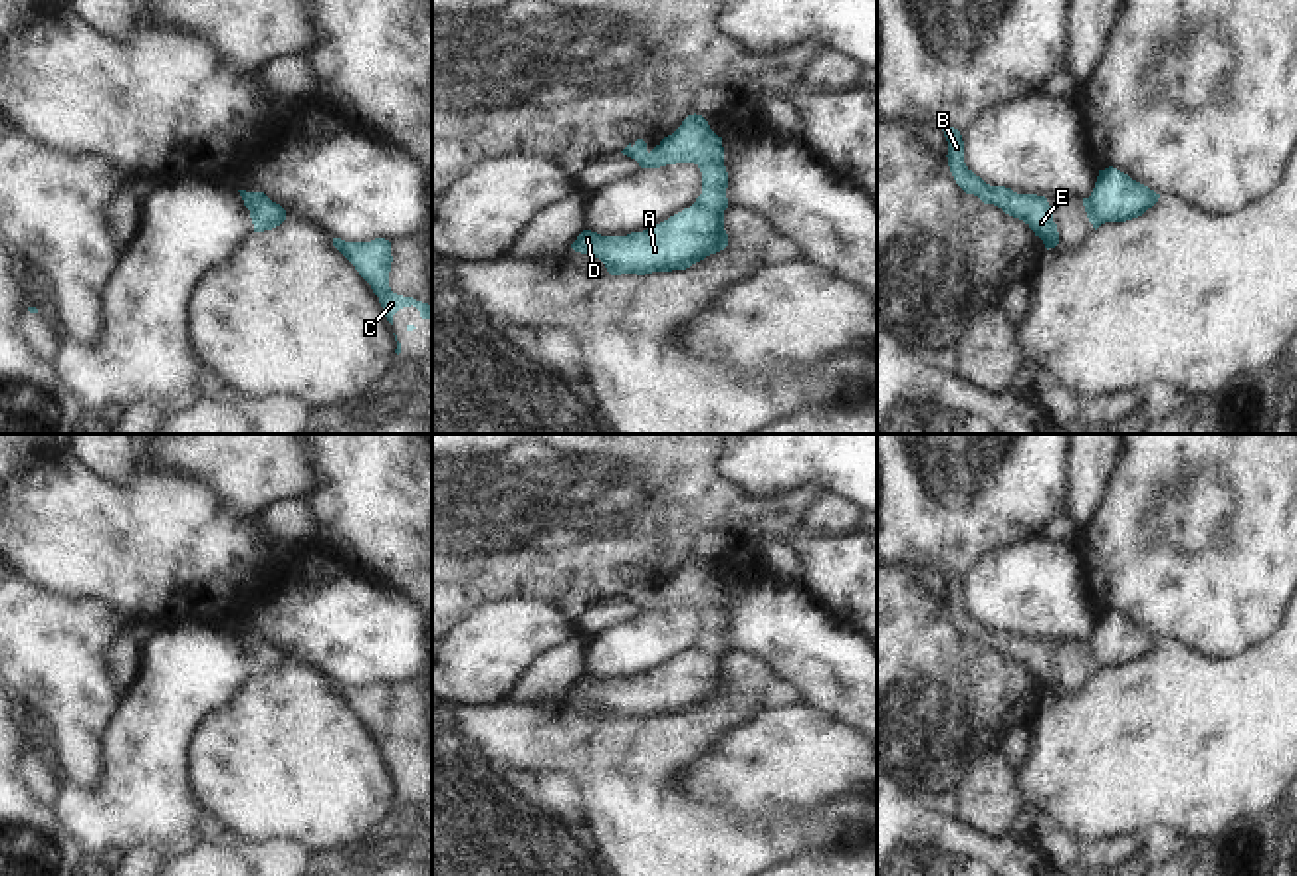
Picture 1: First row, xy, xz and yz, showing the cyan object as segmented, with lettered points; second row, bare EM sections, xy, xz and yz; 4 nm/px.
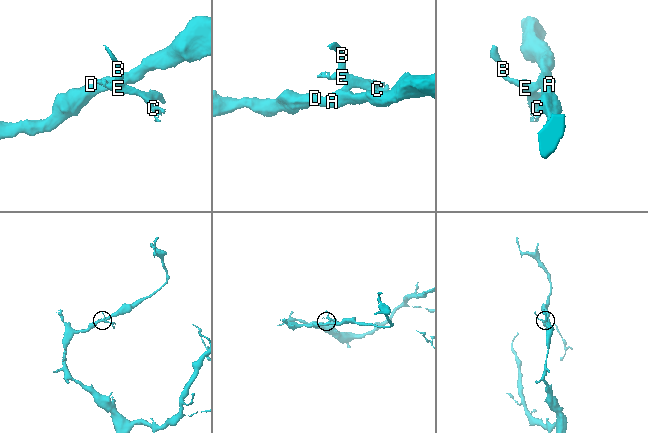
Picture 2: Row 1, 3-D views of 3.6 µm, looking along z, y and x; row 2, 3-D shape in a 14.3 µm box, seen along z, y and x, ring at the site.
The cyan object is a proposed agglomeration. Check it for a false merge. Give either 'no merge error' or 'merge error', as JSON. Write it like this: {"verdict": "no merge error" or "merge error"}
{"verdict": "merge error"}

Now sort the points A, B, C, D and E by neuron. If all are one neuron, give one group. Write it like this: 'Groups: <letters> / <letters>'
Groups: A D / B C E

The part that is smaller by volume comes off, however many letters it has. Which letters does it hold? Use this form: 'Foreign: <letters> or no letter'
Foreign: B, C, E

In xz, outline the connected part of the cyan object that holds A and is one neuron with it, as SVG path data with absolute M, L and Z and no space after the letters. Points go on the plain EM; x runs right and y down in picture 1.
M696 648L643 676L601 680L583 674L571 688L599 702L611 719L686 713L726 690L724 656Z

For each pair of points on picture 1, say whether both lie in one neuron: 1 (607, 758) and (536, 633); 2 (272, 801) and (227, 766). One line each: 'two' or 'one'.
1: two
2: one

